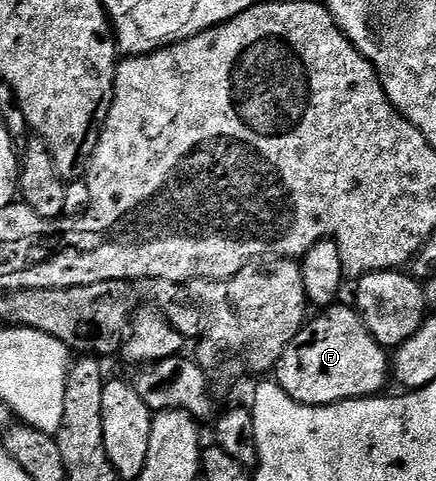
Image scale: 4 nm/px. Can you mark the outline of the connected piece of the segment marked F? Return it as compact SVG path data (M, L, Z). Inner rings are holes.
M343 303L327 308L318 318L303 325L284 351L276 366L276 380L289 397L305 405L337 405L340 401L356 401L359 397L381 394L386 380L392 377L392 361L387 350L370 334L357 308Z

